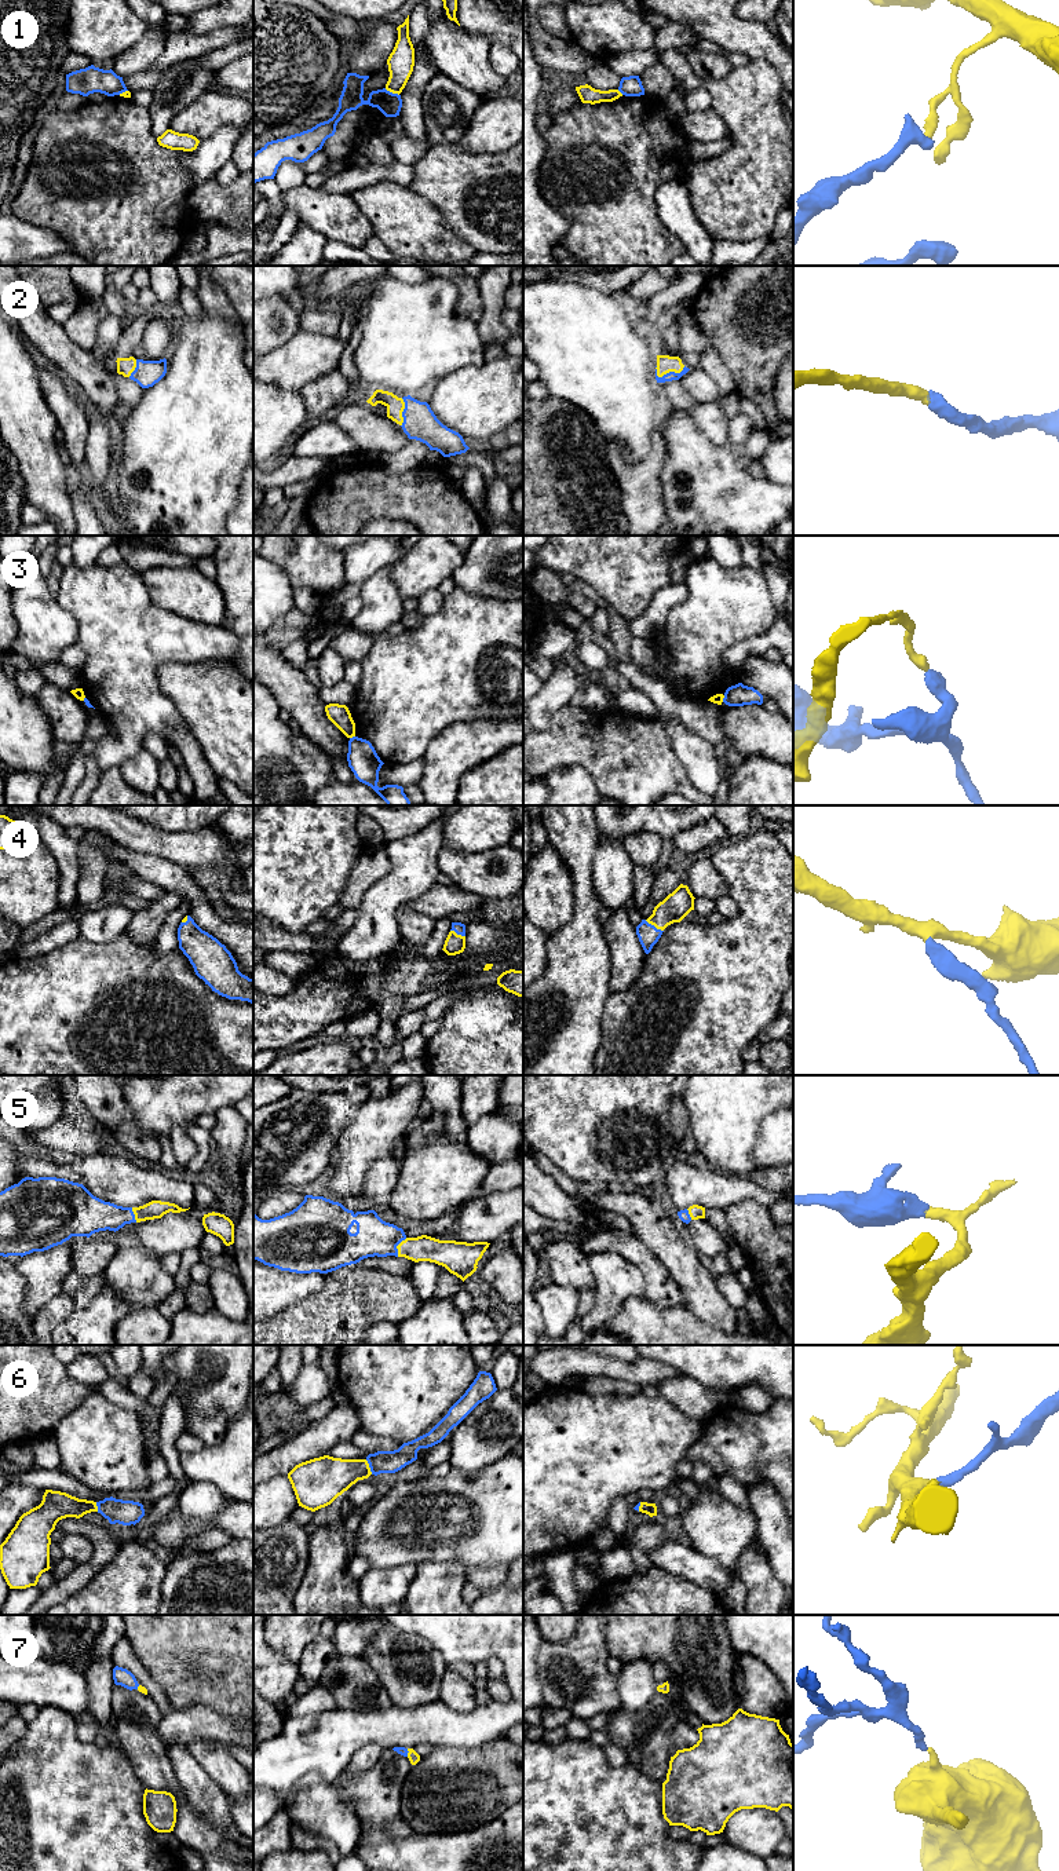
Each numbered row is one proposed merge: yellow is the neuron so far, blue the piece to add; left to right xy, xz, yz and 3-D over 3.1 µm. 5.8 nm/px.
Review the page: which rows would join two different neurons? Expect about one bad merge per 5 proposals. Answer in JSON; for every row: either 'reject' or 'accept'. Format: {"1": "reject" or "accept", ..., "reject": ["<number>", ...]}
{"1": "reject", "2": "accept", "3": "reject", "4": "accept", "5": "accept", "6": "accept", "7": "accept", "reject": ["1", "3"]}

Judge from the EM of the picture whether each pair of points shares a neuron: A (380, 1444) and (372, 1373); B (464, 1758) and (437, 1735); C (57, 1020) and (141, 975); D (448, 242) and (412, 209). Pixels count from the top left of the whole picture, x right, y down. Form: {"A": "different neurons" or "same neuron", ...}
{"A": "different neurons", "B": "different neurons", "C": "same neuron", "D": "same neuron"}

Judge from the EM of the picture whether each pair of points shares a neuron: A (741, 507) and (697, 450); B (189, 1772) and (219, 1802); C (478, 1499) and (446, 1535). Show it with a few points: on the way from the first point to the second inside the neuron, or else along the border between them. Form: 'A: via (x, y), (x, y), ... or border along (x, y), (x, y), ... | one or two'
A: via (738, 493), (711, 464) | one
B: via (197, 1780), (211, 1794) | one
C: via (473, 1508), (453, 1527) | one

